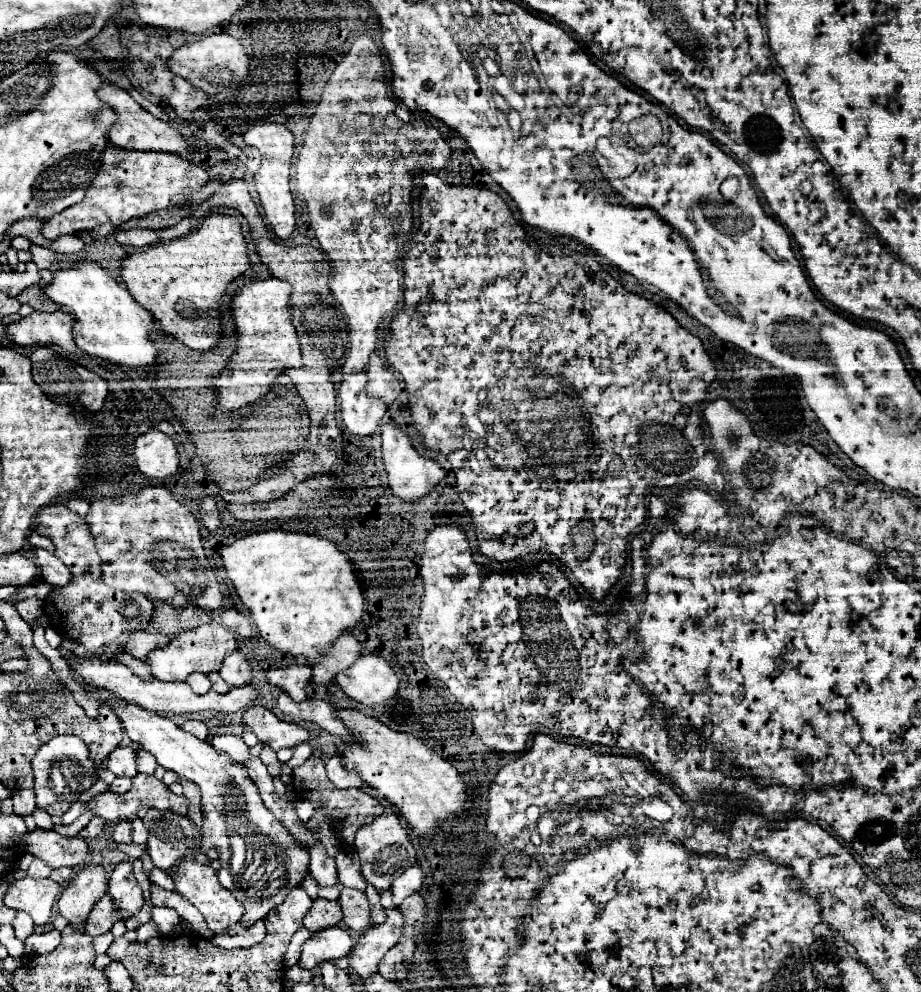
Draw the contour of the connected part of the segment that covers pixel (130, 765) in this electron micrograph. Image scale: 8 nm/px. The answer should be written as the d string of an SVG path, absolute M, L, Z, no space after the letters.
M118 746L110 756L108 756L108 770L114 776L136 776L136 756L134 750L128 746Z

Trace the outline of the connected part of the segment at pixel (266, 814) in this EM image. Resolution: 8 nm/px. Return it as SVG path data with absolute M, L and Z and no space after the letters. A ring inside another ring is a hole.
M36 620L30 626L34 632L36 650L40 650L48 658L56 676L72 690L74 700L84 708L84 712L90 718L98 718L100 706L108 706L120 718L132 742L148 750L162 768L172 770L178 776L184 776L200 786L202 814L204 814L202 850L206 852L208 848L216 848L220 852L220 864L222 864L218 872L220 884L226 886L232 892L232 896L236 896L246 906L248 902L262 902L262 900L274 900L276 904L280 904L282 896L286 896L288 890L294 888L292 880L298 880L298 884L304 880L308 872L308 852L296 846L294 836L264 806L256 784L248 778L248 770L240 764L232 764L226 754L218 754L212 746L206 744L206 740L198 740L196 736L178 728L174 720L144 710L134 702L118 700L116 696L110 696L106 690L90 690L86 684L78 682L64 668L60 650L48 646L44 638L46 622ZM244 842L256 842L256 844L250 844L250 850L246 844L244 850Z

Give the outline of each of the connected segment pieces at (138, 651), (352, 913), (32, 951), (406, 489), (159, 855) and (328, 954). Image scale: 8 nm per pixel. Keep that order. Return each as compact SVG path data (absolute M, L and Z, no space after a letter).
M132 632L124 650L134 656L136 660L144 660L152 650L162 648L164 644L168 644L168 636L164 634L148 634L148 632Z
M350 888L350 902L348 898L344 898L344 892L340 894L338 898L338 904L342 908L342 914L344 914L344 926L354 930L354 932L364 932L368 930L370 926L370 908L368 908L368 900L366 900L366 894L358 894L358 898L354 898L358 890L352 890Z
M52 930L52 932L46 932L46 934L32 934L24 942L24 946L26 946L28 956L38 956L38 954L52 952L60 946L60 932Z
M384 424L382 426L382 458L384 458L384 468L388 474L388 486L394 496L406 502L418 502L420 498L428 496L446 476L446 472L434 462L424 456L420 456L412 446L406 434L396 424Z
M150 808L144 816L144 824L148 828L148 854L152 856L154 866L162 870L170 870L178 864L194 846L196 826L190 818L176 814L160 818L160 810Z
M338 926L326 928L304 942L300 954L300 966L312 970L322 962L334 962L338 958L344 958L350 952L352 942L354 940L348 934L348 930L342 930Z

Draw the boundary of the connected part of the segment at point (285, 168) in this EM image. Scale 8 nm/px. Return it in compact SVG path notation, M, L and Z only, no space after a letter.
M254 124L250 126L250 130L242 134L242 138L246 144L256 146L262 152L262 166L254 174L254 186L260 196L268 224L272 226L274 234L280 240L286 240L296 228L294 200L290 192L290 162L292 162L292 152L294 152L294 136L284 124Z

